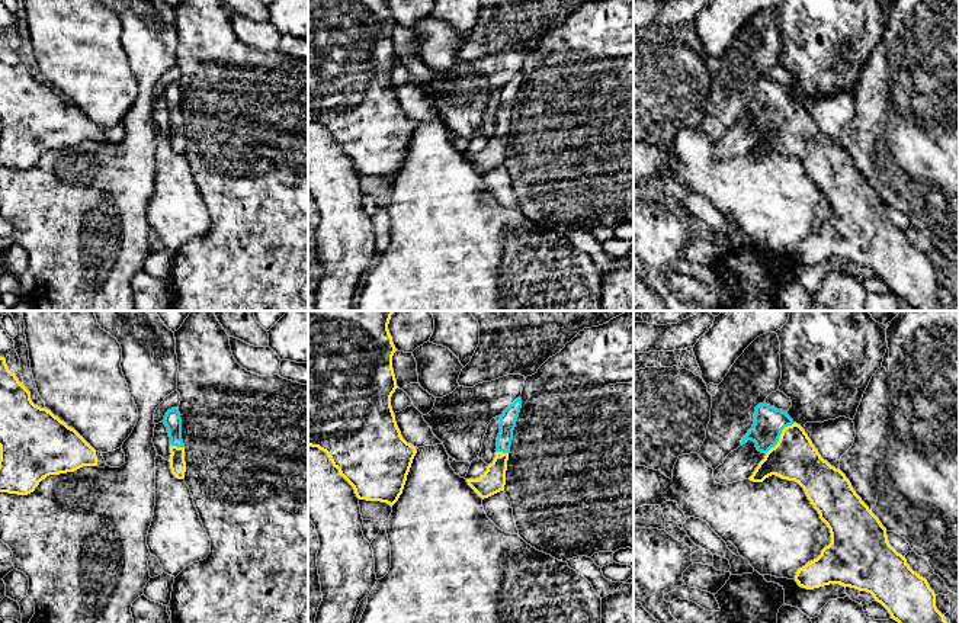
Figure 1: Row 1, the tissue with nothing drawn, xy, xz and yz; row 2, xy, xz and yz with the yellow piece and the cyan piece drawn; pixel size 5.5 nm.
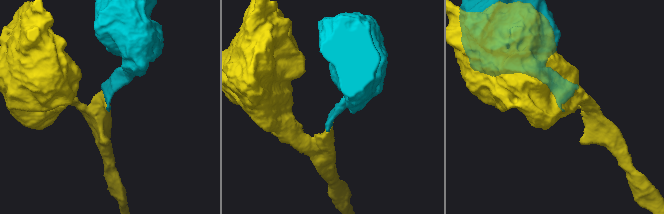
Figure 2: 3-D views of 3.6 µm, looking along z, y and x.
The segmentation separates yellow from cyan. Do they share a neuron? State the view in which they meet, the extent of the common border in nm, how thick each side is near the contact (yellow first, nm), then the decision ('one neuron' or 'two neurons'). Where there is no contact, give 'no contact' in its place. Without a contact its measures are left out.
yz | 240 nm | 240/170 nm | one neuron

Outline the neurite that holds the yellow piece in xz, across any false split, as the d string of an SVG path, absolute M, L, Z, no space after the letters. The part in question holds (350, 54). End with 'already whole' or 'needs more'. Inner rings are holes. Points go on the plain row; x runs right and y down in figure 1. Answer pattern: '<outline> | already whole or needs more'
M308 0L308 121L327 128L359 174L391 182L402 168L417 128L402 113L391 81L391 71L398 62L392 44L395 26L388 0Z | already whole

